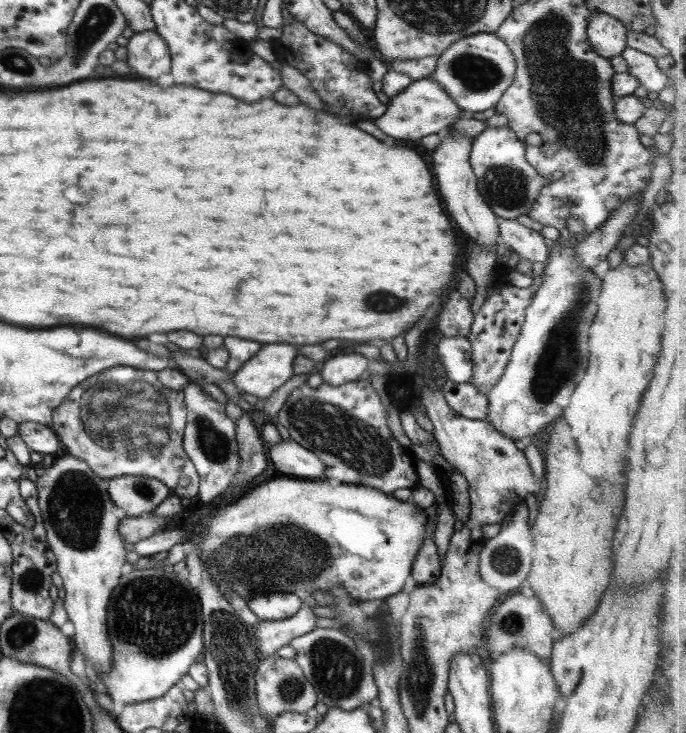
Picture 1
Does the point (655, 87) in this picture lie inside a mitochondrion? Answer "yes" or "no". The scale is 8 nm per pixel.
no

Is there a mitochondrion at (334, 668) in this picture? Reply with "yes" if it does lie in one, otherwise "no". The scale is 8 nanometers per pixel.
yes

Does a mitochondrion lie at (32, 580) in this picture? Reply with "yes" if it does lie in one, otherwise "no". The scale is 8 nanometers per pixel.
yes

